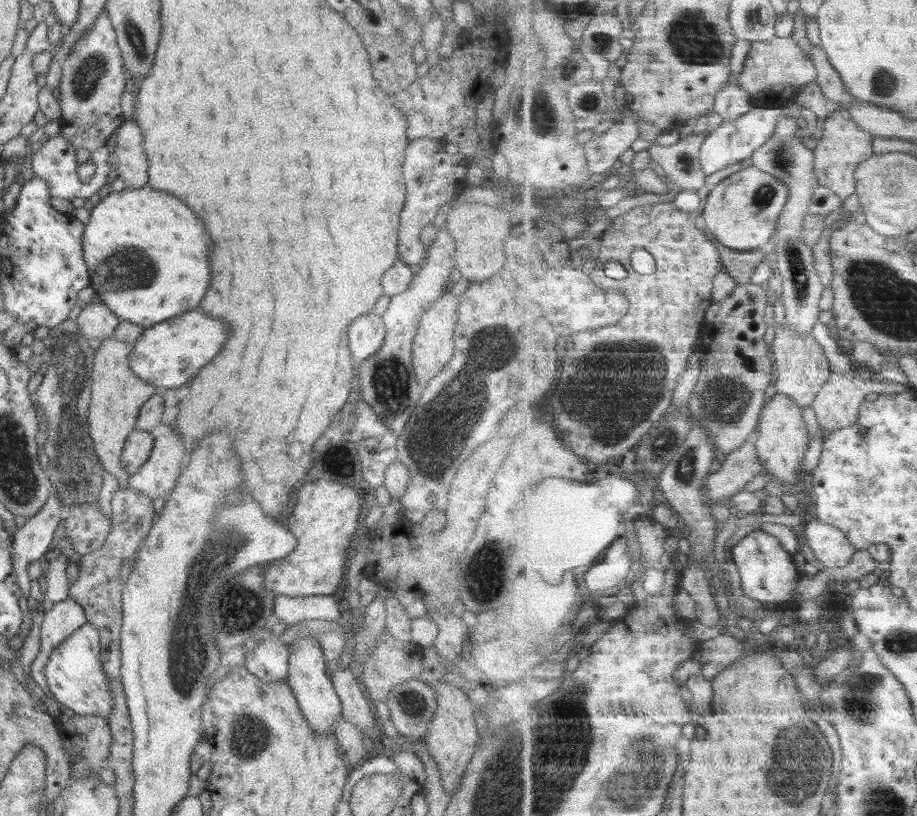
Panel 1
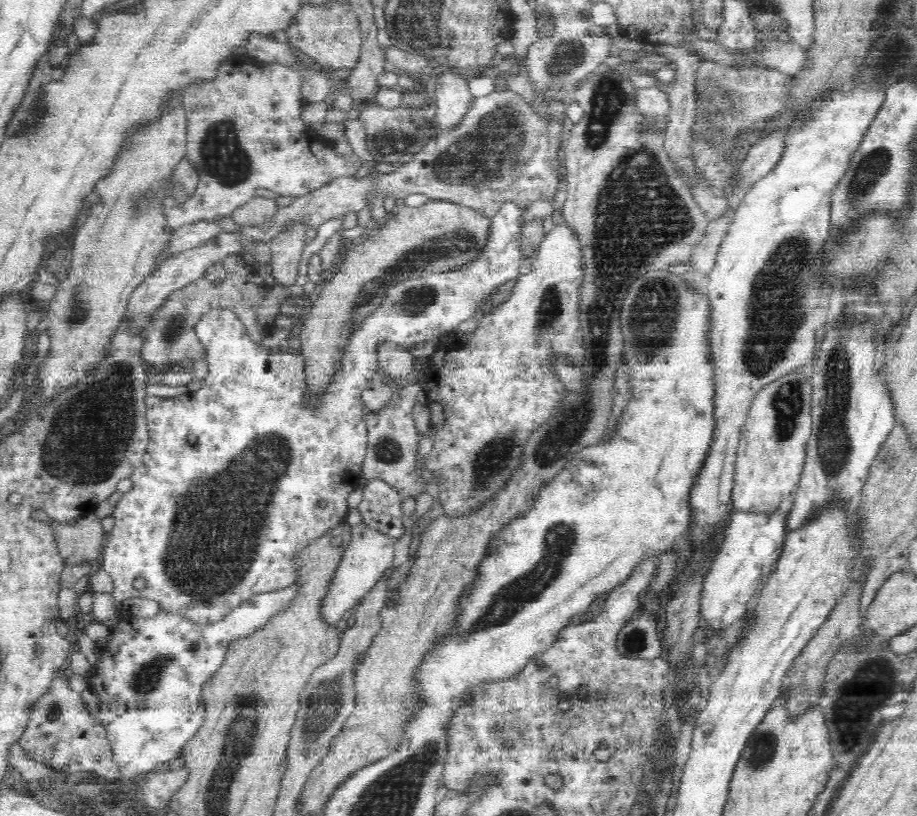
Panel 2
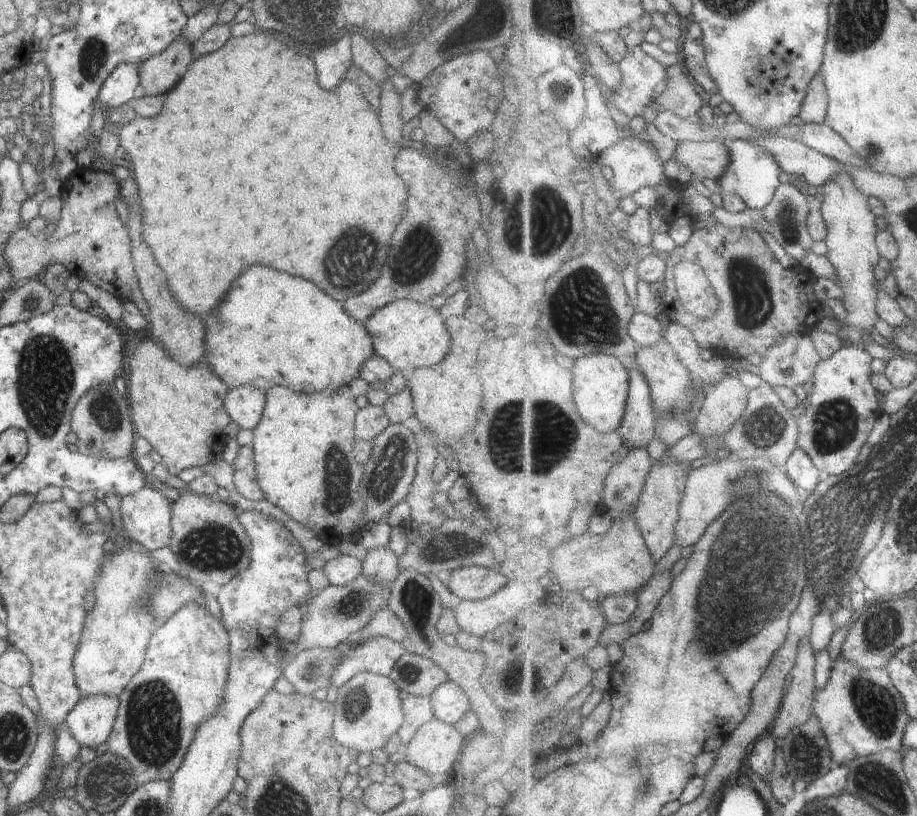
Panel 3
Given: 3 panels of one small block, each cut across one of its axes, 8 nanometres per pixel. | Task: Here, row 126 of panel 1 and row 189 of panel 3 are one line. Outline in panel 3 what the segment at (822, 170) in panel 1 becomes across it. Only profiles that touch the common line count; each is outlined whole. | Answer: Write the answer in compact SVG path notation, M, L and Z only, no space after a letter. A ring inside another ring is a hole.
M848 170L834 177L825 184L824 201L822 203L823 215L829 226L829 235L826 240L828 255L835 264L839 274L839 286L844 291L841 299L843 309L835 314L837 319L849 328L839 332L848 344L862 344L862 334L871 333L879 316L879 280L876 279L876 264L880 262L881 255L877 237L879 236L877 214L872 210L870 196L858 190L854 178Z

